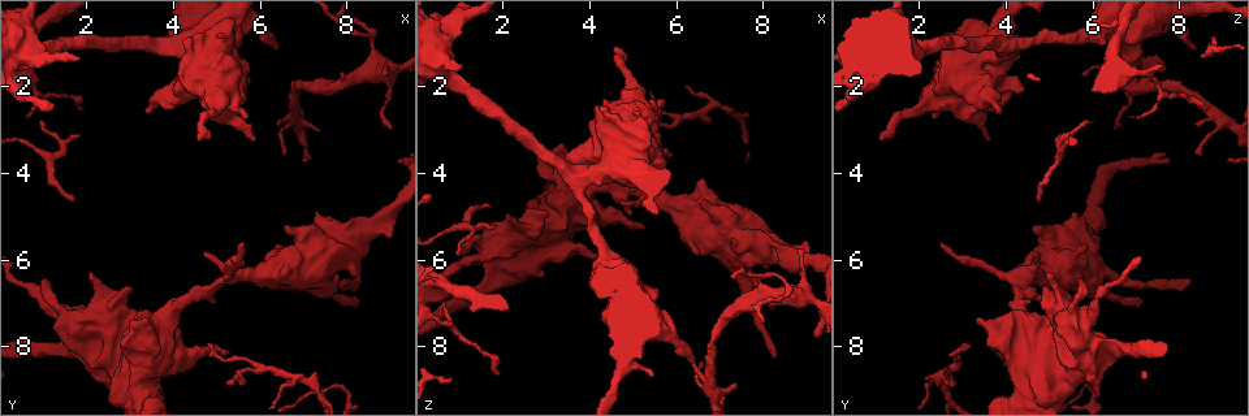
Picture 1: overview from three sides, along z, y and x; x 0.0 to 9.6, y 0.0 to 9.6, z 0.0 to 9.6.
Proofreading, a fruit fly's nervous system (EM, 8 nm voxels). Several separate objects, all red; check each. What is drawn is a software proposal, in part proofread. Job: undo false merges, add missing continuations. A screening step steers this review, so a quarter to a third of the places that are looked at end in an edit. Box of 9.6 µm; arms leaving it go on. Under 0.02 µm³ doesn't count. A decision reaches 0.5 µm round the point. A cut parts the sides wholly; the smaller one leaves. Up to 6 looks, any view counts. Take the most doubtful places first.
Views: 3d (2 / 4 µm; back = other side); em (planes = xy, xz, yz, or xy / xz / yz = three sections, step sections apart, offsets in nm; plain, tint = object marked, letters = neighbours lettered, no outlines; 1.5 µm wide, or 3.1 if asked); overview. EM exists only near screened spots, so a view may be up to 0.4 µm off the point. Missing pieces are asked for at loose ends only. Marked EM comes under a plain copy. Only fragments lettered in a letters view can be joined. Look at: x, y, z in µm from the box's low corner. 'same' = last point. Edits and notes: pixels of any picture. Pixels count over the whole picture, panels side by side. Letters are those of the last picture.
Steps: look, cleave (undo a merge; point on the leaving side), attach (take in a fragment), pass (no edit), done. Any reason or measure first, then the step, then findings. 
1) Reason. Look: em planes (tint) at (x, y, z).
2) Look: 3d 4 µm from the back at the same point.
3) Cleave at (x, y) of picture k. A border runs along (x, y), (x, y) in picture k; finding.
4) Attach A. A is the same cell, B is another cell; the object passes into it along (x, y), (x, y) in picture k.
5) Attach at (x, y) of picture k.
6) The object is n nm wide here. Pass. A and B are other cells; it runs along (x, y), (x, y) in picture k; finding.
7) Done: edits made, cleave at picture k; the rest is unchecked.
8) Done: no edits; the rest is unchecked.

An open end. Look: 3d 4 µm at (4.90, 7.95, 3.20).

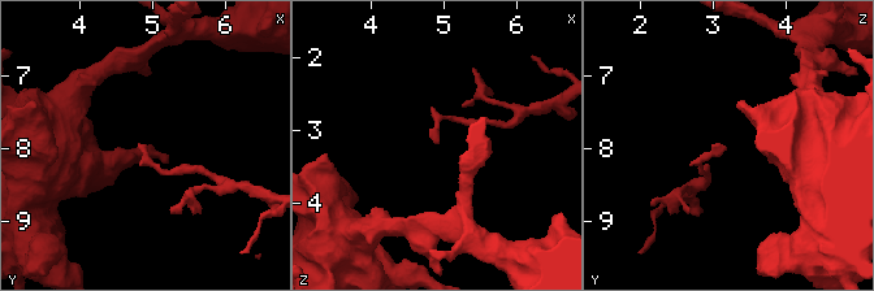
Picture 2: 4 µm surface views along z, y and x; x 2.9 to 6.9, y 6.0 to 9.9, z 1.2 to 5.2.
Look: em planes (letters) at (4.90, 8.00, 3.20).

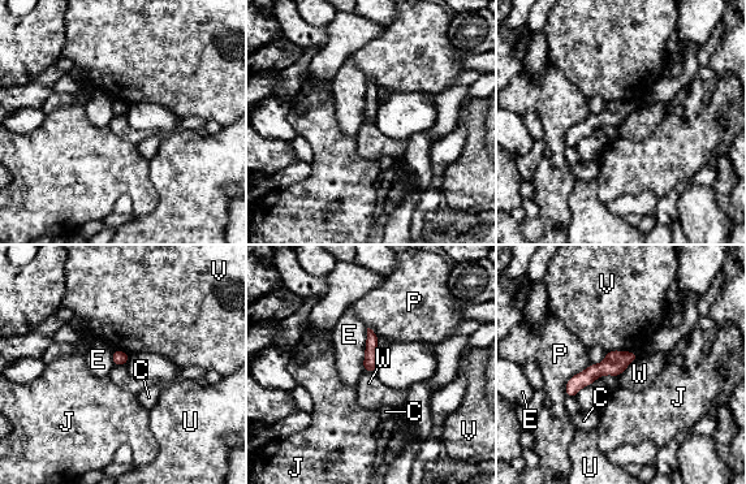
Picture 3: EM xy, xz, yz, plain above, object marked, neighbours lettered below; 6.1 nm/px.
The longest contact is with E, 280 nm. Pass. C, E, J, P, U, V and W are other cells; a border runs along (638, 357), (617, 376) in picture 3; no lettered fragment goes on from it.

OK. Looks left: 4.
Look: 3d 4 µm at (1.90, 2.50, 8.70).

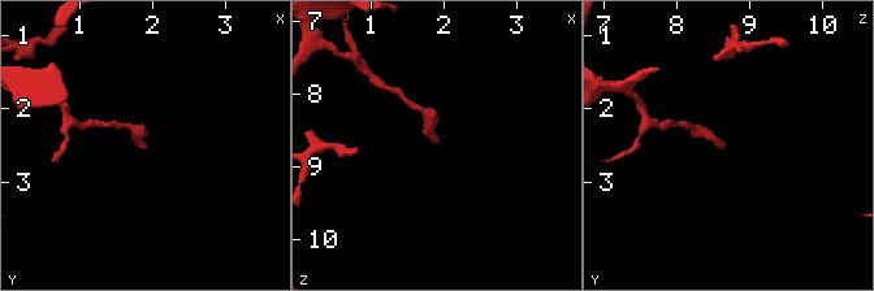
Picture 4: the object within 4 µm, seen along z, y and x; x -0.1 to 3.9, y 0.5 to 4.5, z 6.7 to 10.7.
Look: em planes (letters) at (1.90, 2.50, 8.65).

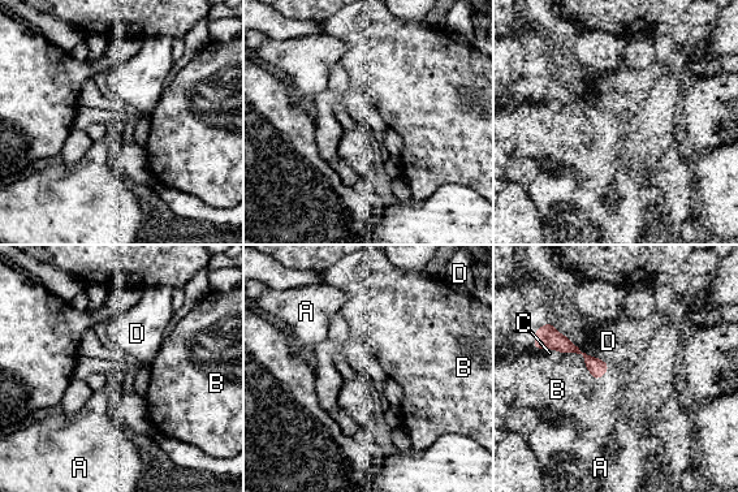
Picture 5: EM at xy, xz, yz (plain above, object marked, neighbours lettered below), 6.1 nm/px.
Pass. A, B, C and D are other cells; a border runs along (549, 322), (582, 352), (608, 365) in picture 5; none of them fits.

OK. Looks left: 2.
Look: 3d 2 µm at (5.00, 6.95, 5.00).

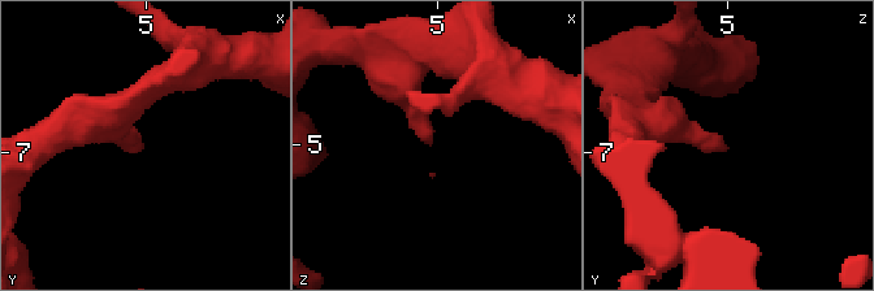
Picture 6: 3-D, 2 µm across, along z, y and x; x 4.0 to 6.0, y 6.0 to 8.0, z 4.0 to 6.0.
Look: em yz step 4 (letters) at (4.98, 7.00, 4.98).

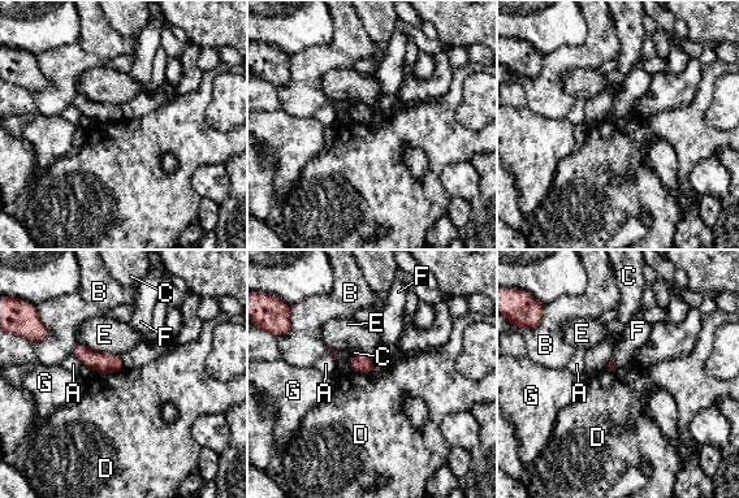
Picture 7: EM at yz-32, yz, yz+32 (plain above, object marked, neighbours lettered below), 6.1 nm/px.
Pass. A, B, C, D, E, F and G are other cells; a border runs along (367, 355), (374, 366) in picture 7; no lettered fragment goes on from it.

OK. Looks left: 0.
Done: no edits; the rest is unchecked.

